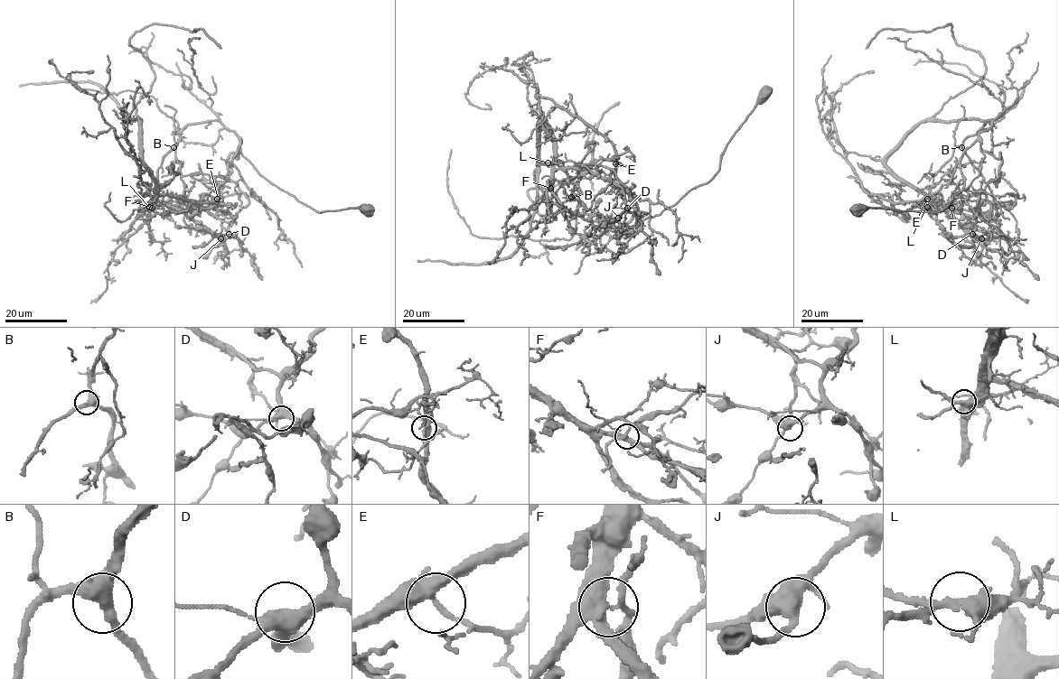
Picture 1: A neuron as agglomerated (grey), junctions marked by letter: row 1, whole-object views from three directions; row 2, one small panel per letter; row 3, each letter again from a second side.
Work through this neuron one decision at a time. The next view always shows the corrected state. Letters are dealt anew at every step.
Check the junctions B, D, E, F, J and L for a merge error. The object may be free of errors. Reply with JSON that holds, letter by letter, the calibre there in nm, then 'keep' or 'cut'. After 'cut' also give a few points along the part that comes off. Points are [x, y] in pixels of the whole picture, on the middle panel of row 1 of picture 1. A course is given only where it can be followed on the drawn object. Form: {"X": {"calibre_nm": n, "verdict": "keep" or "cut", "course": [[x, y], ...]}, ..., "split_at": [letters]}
{"B": {"calibre_nm": 380, "verdict": "keep"}, "D": {"calibre_nm": 440, "verdict": "keep"}, "E": {"calibre_nm": 340, "verdict": "keep"}, "F": {"calibre_nm": 400, "verdict": "cut", "course": [[550, 187], [554, 137], [540, 123], [534, 180], [551, 221], [528, 191], [584, 171], [601, 117], [619, 102]]}, "J": {"calibre_nm": 420, "verdict": "keep"}, "L": {"calibre_nm": 360, "verdict": "keep"}, "split_at": ["F"]}

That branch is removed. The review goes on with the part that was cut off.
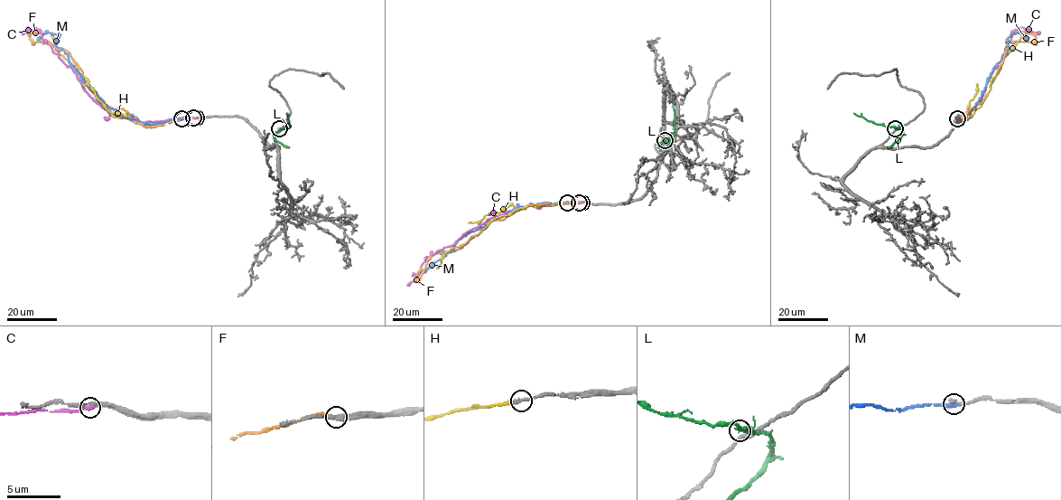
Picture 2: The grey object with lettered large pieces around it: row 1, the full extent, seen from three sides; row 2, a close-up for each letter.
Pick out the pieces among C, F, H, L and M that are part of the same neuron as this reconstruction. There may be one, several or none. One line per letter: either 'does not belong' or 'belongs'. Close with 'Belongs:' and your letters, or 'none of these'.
C: does not belong
F: does not belong
H: does not belong
L: does not belong
M: does not belong
Belongs: none of these

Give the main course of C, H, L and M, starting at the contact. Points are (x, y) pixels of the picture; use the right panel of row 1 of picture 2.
C: (956, 117), (963, 121), (960, 122), (979, 102), (991, 74), (1000, 63), (1011, 33), (1024, 27), (1040, 33)
H: (957, 118), (961, 125), (981, 105), (1002, 60), (1020, 37), (1021, 33)
L: (895, 128), (877, 125), (853, 113)
M: (956, 118), (958, 124), (982, 94), (990, 73), (1008, 47), (1008, 38), (1020, 33), (1027, 41)

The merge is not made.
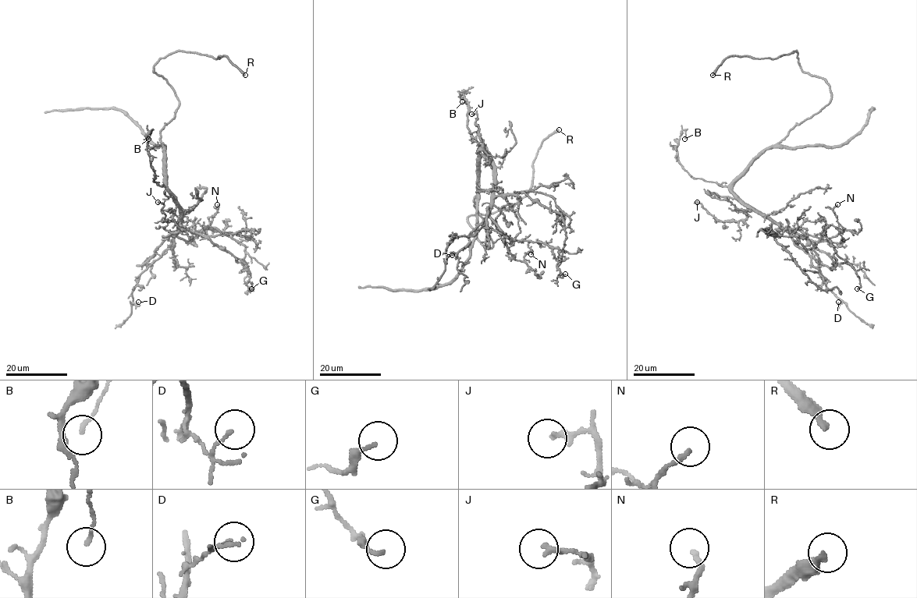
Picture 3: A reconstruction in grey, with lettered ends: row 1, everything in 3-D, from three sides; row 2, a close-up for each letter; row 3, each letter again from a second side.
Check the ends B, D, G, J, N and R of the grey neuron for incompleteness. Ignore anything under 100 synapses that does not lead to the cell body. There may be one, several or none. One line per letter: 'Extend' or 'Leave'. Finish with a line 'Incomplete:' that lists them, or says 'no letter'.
B: Leave
D: Leave
G: Leave
J: Leave
N: Leave
R: Extend
Incomplete: R

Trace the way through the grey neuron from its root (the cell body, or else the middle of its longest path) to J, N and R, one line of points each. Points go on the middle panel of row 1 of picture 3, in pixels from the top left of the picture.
J: (477, 187), (478, 158), (481, 149), (489, 161), (486, 163), (486, 152), (475, 123), (477, 114), (471, 114)
N: (477, 187), (481, 149), (492, 169), (489, 217), (516, 259), (522, 260), (531, 250), (531, 254)
R: (477, 187), (474, 206), (491, 248), (467, 218), (519, 201), (531, 186), (538, 148), (559, 129)

